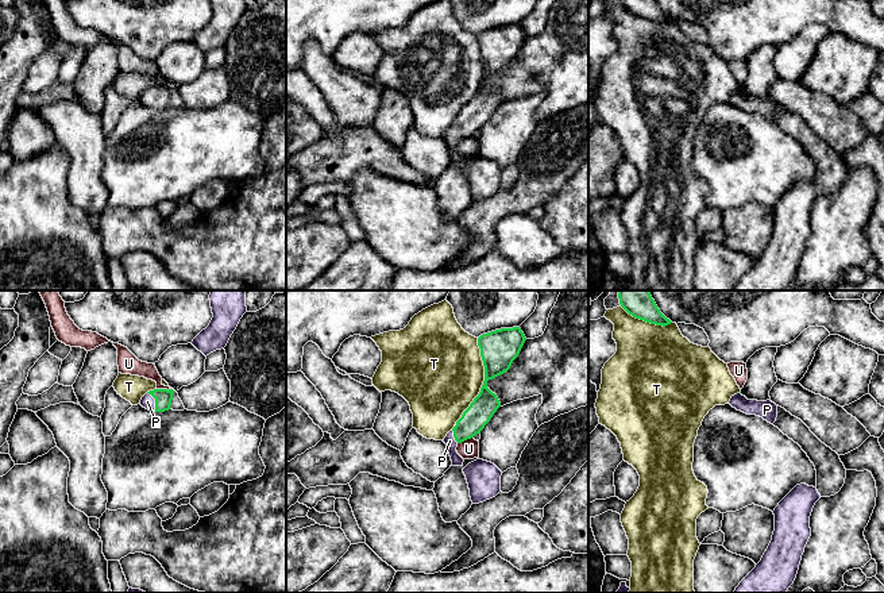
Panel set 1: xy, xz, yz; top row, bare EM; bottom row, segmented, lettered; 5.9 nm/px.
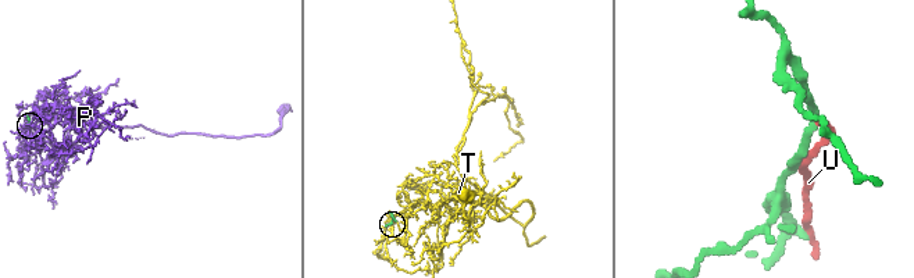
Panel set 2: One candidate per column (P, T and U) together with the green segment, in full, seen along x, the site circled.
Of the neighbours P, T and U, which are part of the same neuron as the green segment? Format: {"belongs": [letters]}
{"belongs": ["P"]}

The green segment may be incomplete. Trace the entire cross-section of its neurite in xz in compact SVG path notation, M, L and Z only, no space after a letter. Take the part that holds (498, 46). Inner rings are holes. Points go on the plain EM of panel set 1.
M520 24L495 27L478 35L485 63L485 78L479 92L443 138L452 158L451 163L463 163L464 157L456 149L458 142L480 131L501 104L497 92L487 85L487 78L510 66L525 38L526 35Z

